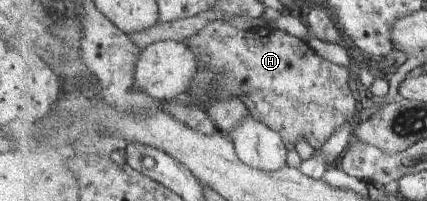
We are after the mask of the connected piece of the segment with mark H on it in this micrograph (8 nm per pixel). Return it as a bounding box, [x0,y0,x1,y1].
[180,20,360,150]

